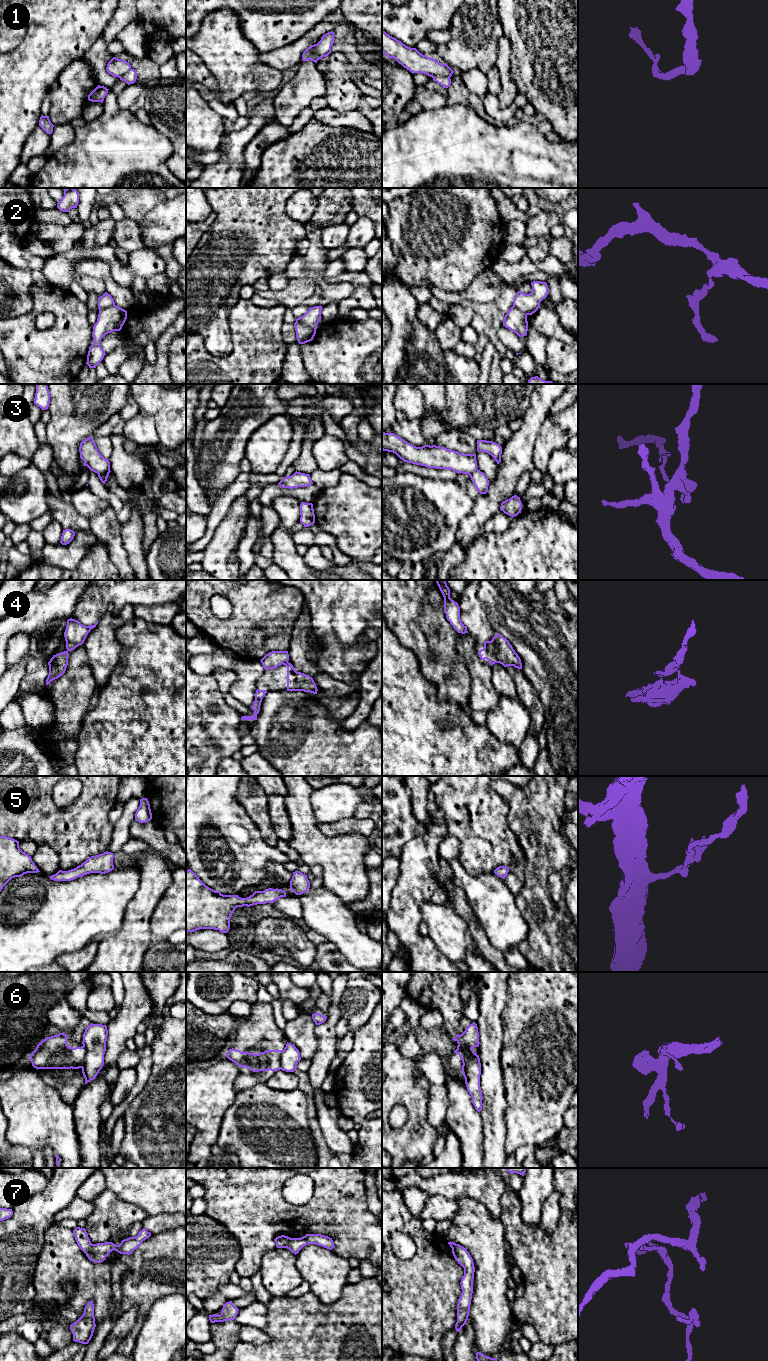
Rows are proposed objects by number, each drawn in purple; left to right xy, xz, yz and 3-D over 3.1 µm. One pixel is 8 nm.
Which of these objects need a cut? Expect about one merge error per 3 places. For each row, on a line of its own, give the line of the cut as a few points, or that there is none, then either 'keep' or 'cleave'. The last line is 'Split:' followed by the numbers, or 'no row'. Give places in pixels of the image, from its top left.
1: cut xz (319, 42), (314, 48), (314, 53), (318, 59); cleave
2: cut xz (296, 320), (315, 329); cleave
3: cut xy (109, 470), (98, 474); cleave
4: cut xz (287, 661), (283, 664); cleave
5: cut none; keep
6: cut xy (83, 1045), (85, 1059), (81, 1067); cleave
7: cut xy (93, 1244), (84, 1252); cleave
Split: 1, 2, 3, 4, 6, 7

